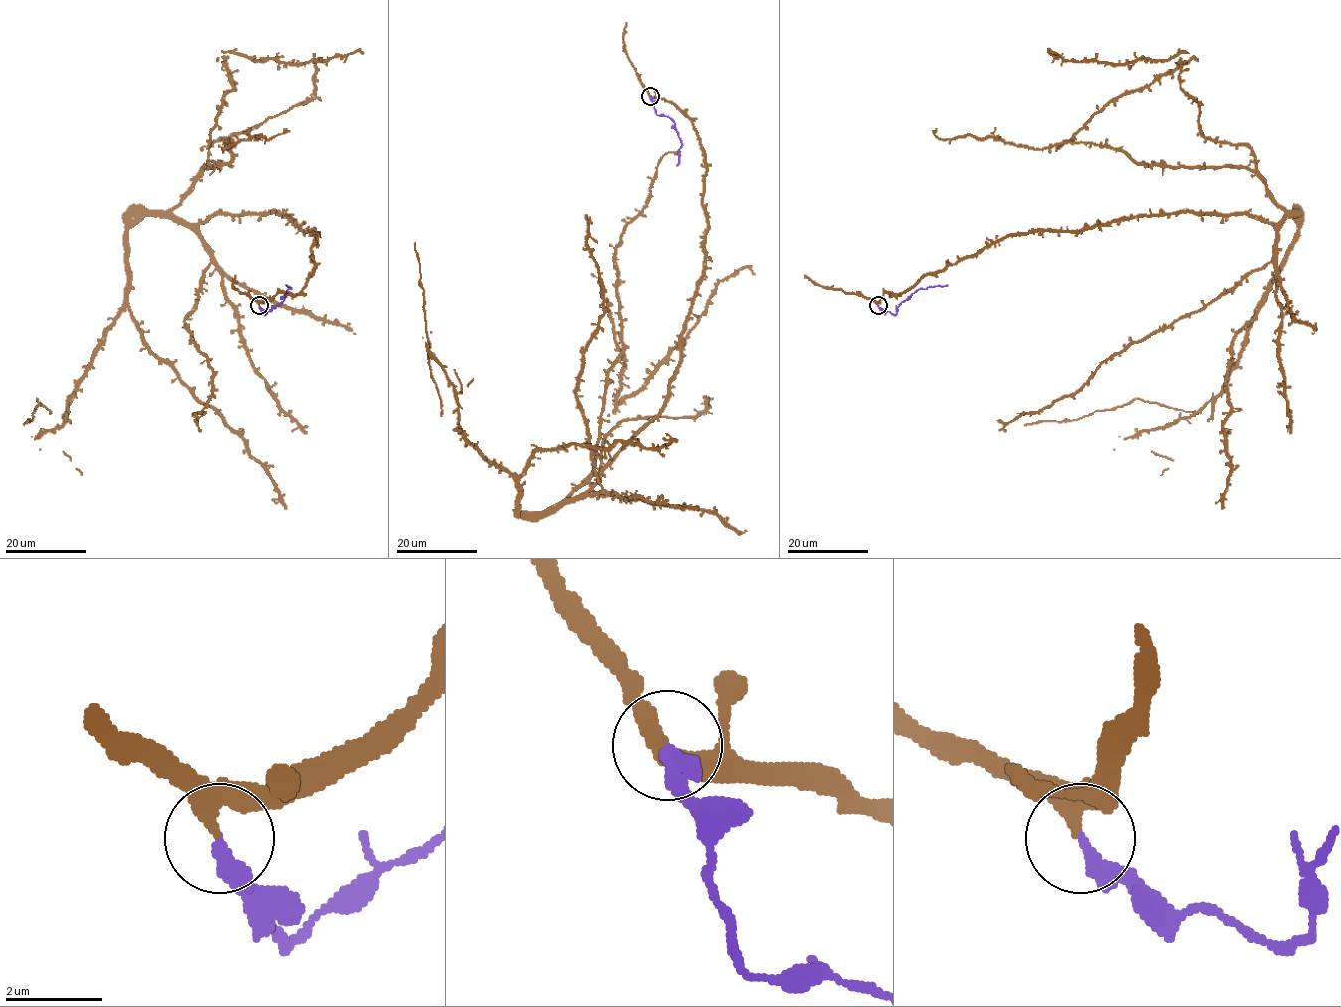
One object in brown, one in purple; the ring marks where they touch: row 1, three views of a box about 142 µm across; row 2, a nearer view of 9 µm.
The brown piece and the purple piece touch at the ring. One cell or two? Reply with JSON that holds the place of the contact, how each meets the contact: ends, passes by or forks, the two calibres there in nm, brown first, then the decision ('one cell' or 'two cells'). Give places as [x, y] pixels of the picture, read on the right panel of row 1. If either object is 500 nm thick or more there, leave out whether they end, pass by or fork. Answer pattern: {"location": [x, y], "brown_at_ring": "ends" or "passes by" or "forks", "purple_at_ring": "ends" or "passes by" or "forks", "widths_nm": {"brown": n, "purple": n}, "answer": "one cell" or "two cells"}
{"location": [878, 305], "brown_at_ring": "passes by", "purple_at_ring": "ends", "widths_nm": {"brown": 260, "purple": 280}, "answer": "two cells"}

